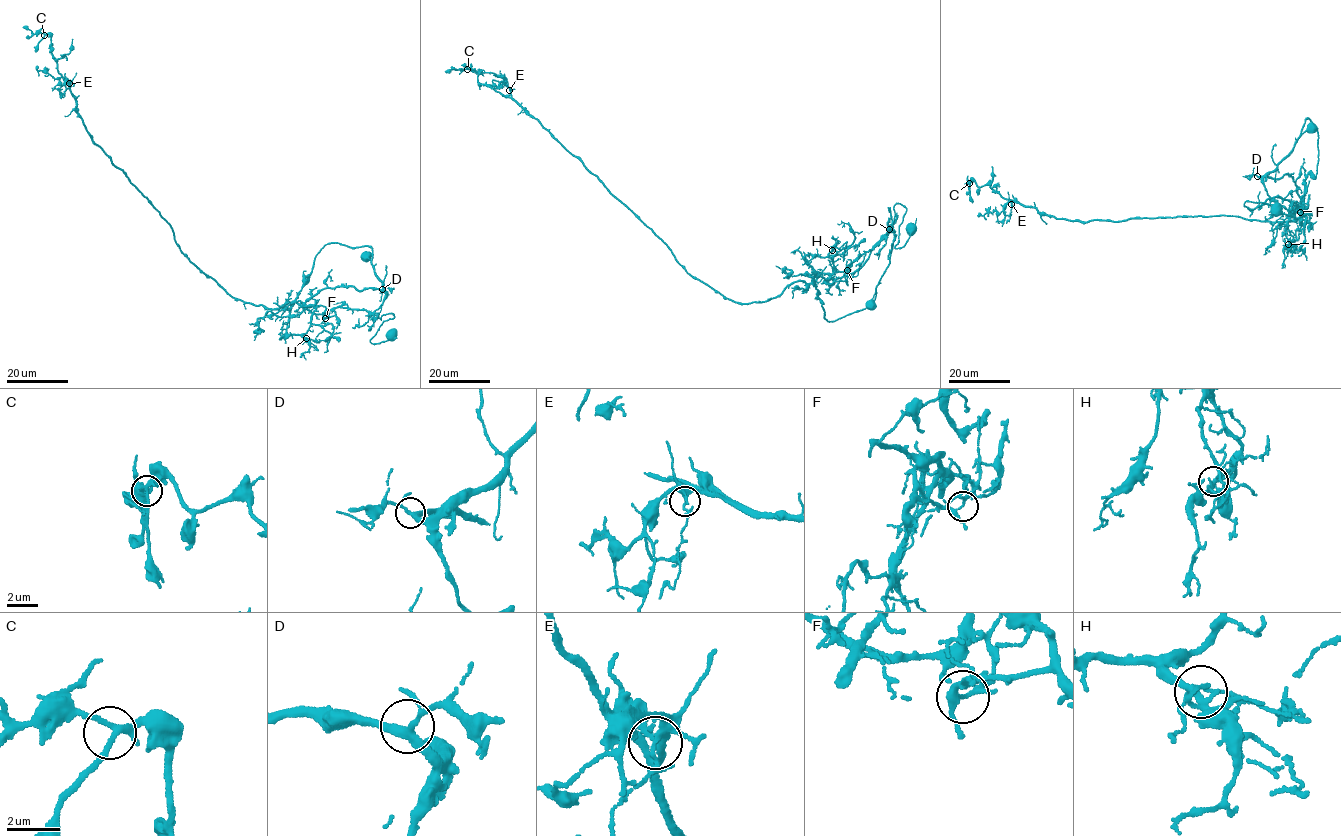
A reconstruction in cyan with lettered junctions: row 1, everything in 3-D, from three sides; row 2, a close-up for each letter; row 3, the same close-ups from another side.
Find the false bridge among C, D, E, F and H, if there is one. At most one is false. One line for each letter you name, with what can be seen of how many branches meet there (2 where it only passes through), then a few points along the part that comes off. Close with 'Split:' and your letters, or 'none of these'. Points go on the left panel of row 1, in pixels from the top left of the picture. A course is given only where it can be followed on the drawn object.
F: 4 branches meet; foreign part runs (325, 318), (305, 304), (324, 288), (386, 294), (372, 248), (321, 249), (279, 339)
Split: F

